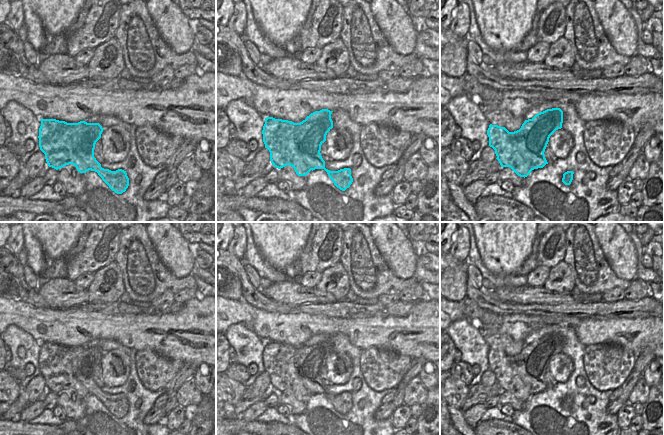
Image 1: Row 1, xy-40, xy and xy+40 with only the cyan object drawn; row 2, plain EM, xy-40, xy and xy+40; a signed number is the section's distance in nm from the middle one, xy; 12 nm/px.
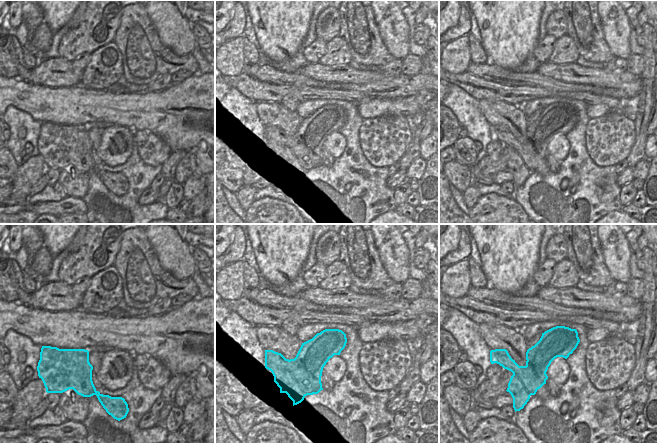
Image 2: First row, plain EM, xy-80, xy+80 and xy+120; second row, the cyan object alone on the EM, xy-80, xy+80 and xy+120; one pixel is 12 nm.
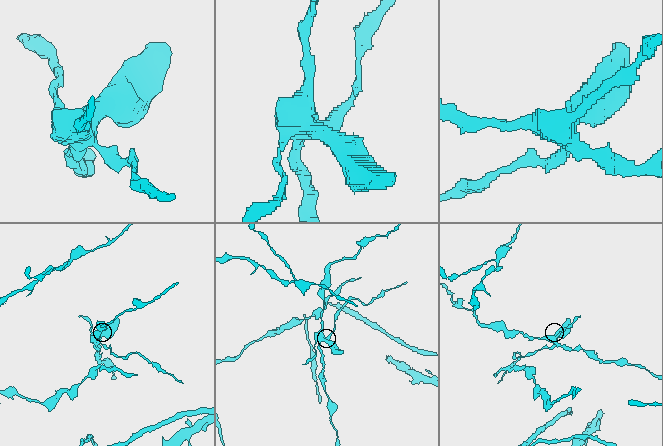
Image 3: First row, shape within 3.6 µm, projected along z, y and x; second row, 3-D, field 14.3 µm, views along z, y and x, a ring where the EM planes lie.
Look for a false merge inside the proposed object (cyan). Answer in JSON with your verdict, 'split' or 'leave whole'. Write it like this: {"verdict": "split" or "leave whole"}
{"verdict": "split"}

